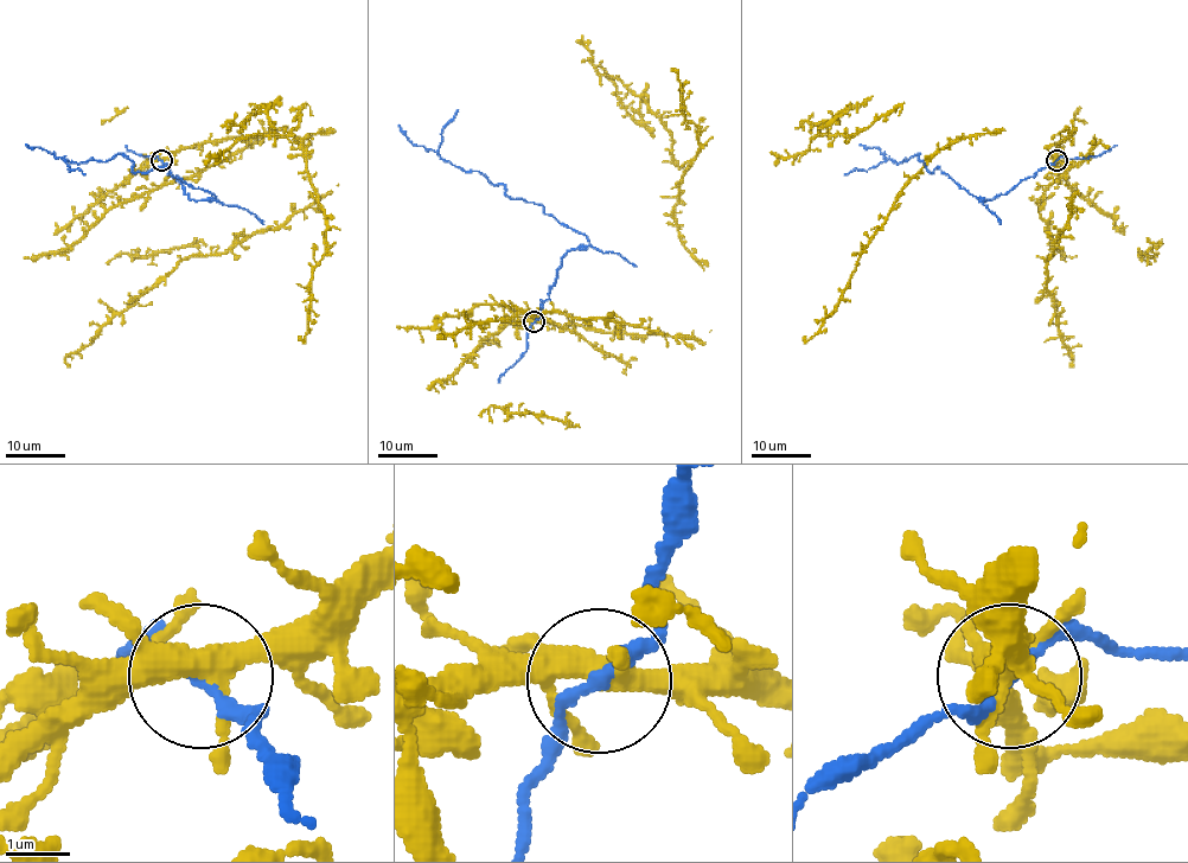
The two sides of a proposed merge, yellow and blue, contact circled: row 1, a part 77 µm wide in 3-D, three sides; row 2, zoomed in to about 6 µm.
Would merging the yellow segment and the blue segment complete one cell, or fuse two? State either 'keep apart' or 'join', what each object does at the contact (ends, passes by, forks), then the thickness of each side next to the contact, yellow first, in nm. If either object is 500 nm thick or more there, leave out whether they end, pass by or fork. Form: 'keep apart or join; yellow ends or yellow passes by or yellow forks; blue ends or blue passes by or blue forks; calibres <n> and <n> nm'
join; yellow forks; blue passes by; calibres 360 and 190 nm

